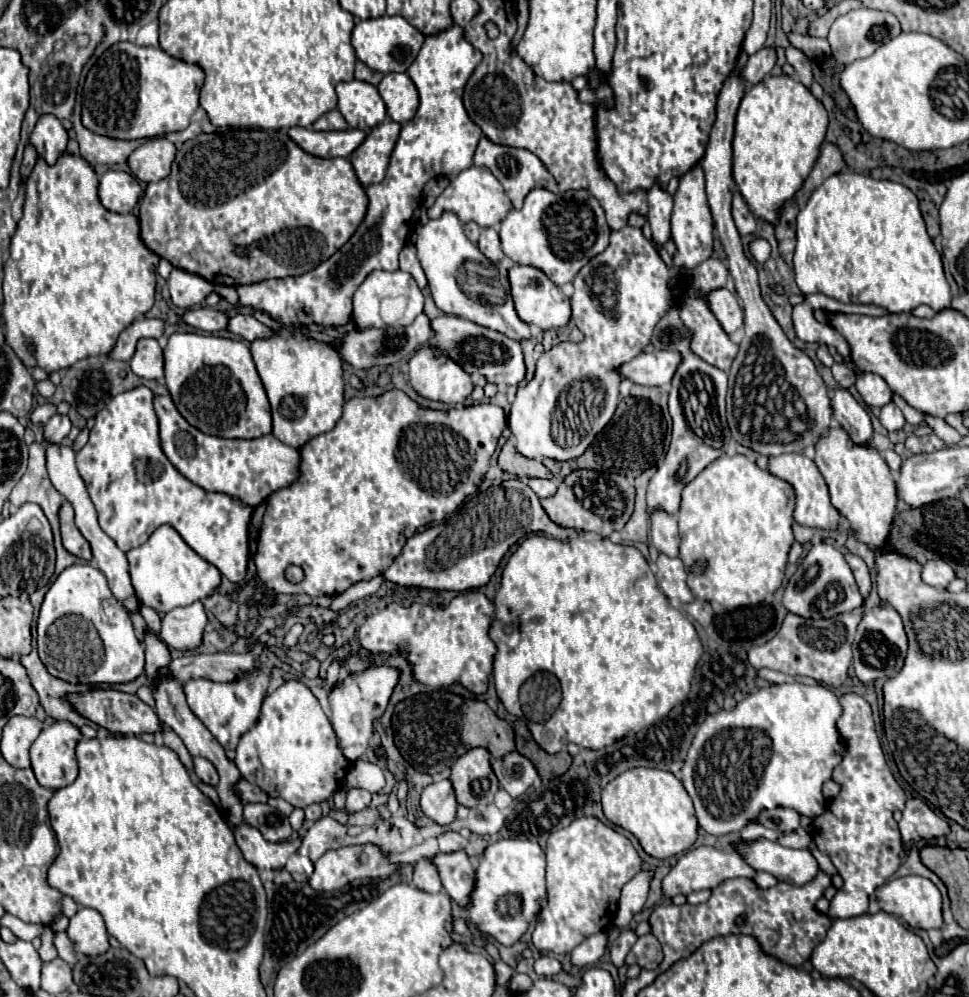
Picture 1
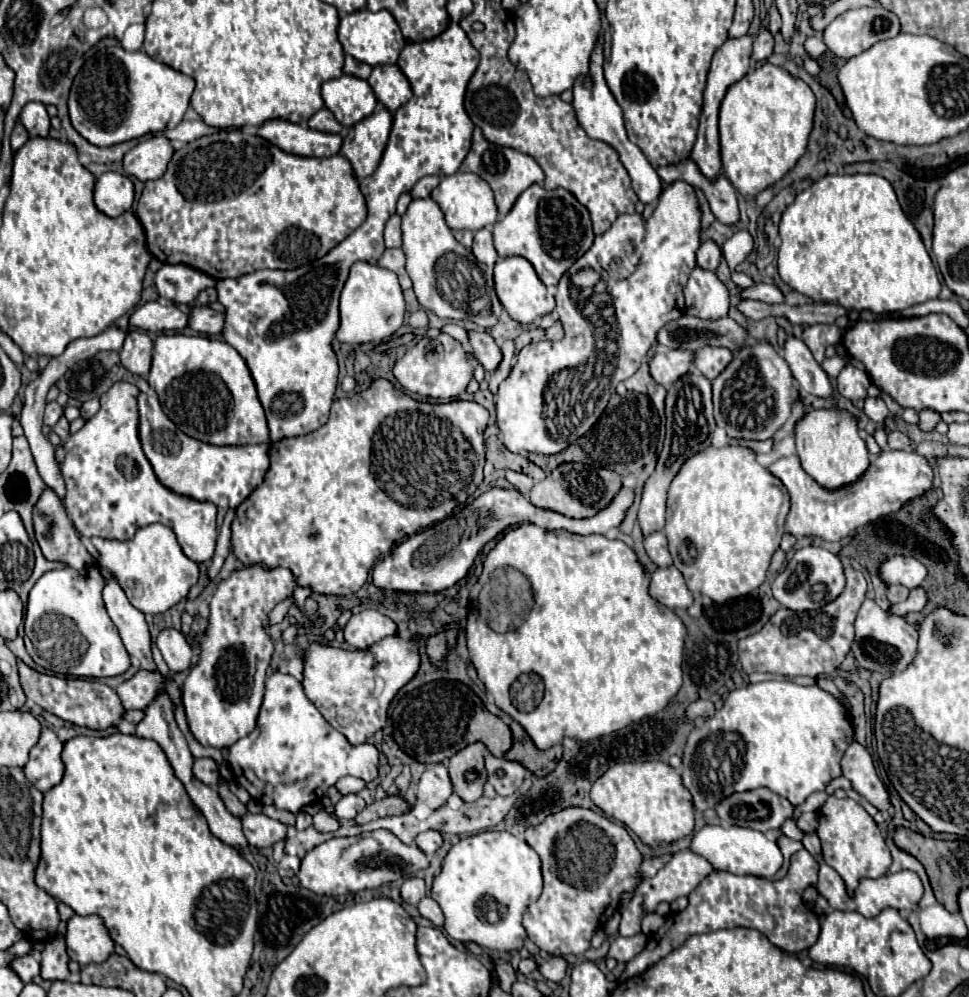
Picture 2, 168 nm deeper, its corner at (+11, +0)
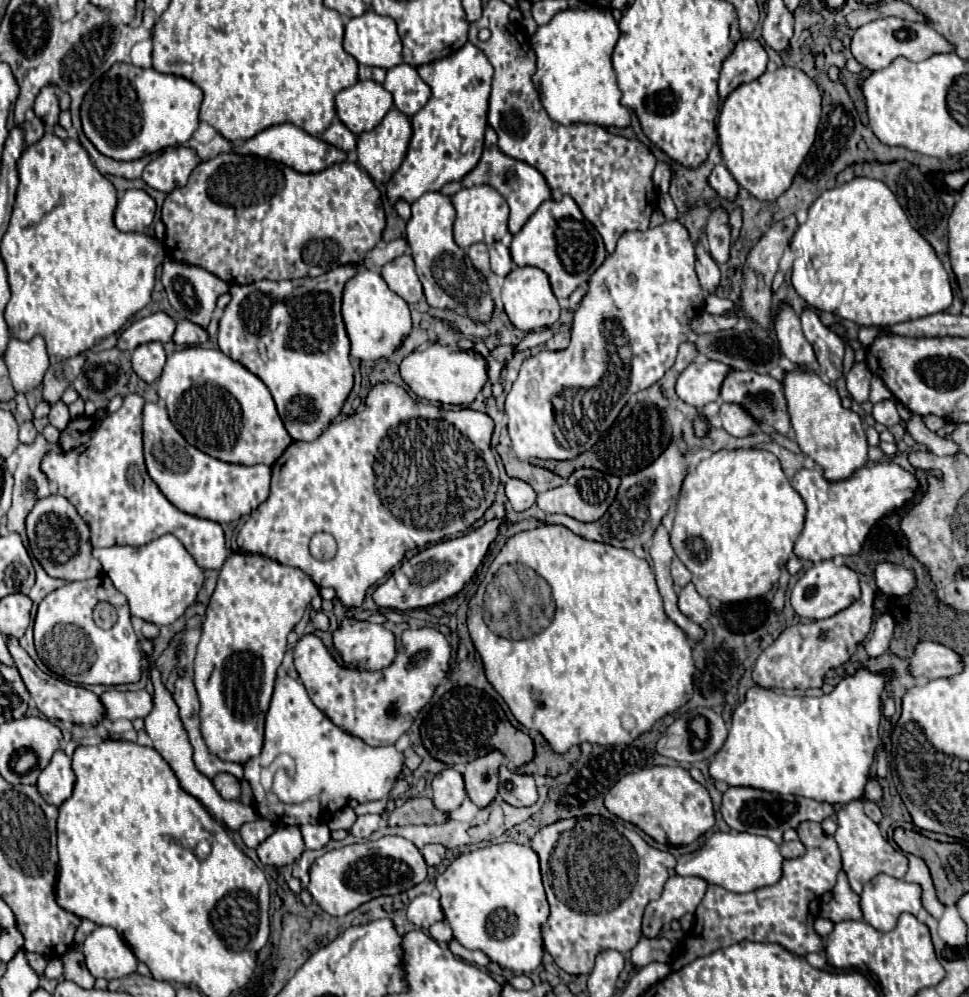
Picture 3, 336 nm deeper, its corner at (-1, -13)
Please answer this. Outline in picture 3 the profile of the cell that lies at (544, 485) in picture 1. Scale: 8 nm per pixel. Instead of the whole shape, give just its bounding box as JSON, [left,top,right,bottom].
[505,478,537,512]

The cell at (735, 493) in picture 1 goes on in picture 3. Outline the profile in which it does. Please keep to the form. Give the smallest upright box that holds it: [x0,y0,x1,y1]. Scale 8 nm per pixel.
[671,448,805,602]

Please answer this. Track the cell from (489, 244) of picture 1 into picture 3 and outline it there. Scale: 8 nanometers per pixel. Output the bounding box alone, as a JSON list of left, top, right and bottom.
[489,242,513,276]

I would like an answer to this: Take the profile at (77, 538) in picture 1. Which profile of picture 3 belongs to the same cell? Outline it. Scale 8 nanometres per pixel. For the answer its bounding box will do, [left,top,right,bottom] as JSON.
[25,494,103,582]

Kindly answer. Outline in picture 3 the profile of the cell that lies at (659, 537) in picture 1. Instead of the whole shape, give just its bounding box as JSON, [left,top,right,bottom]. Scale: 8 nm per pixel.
[671,558,691,586]

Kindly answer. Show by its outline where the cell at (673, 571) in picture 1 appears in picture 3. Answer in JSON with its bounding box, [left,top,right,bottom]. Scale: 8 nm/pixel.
[679,584,711,624]

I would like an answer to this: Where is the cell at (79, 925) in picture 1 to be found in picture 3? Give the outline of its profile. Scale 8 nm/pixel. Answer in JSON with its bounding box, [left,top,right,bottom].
[83,926,137,980]

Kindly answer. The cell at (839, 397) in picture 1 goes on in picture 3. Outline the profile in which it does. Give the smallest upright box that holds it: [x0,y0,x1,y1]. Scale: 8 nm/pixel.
[775,304,815,366]

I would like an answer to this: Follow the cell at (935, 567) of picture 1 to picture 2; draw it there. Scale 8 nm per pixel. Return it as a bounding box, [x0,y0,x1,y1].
[879,557,925,589]

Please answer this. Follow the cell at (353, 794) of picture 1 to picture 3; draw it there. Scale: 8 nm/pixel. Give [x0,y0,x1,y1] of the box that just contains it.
[351,814,381,838]

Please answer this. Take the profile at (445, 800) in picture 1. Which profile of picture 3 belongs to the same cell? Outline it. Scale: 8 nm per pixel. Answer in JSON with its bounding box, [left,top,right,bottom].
[433,766,467,812]

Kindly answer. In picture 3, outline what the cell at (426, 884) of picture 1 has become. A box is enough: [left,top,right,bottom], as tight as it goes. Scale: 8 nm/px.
[407,894,443,930]

